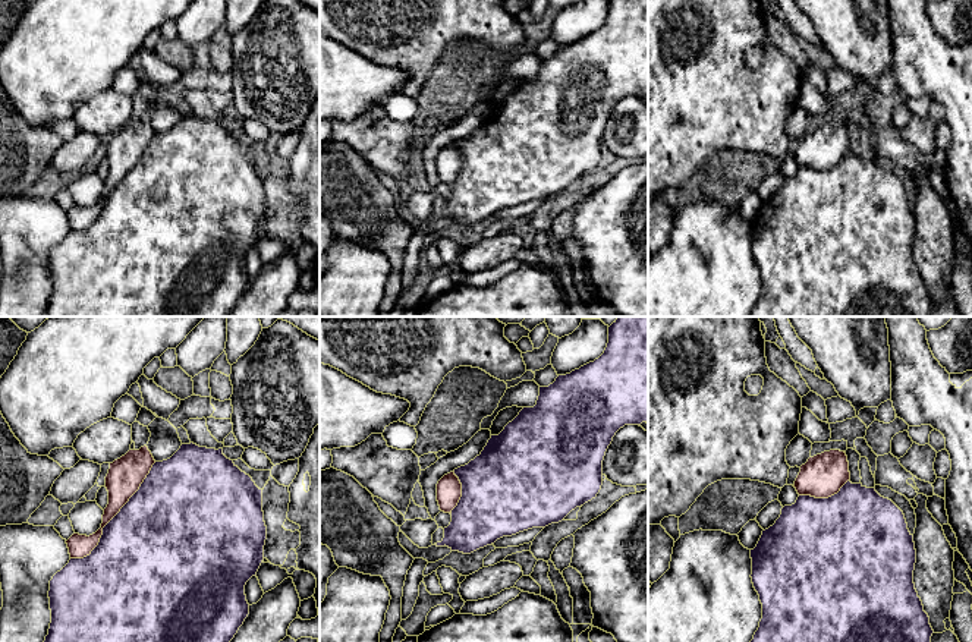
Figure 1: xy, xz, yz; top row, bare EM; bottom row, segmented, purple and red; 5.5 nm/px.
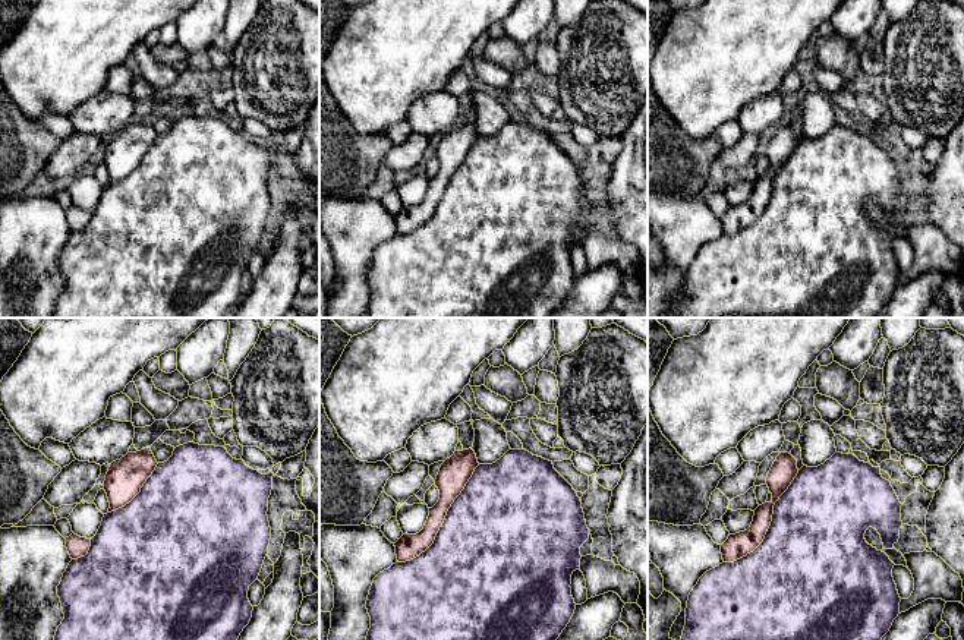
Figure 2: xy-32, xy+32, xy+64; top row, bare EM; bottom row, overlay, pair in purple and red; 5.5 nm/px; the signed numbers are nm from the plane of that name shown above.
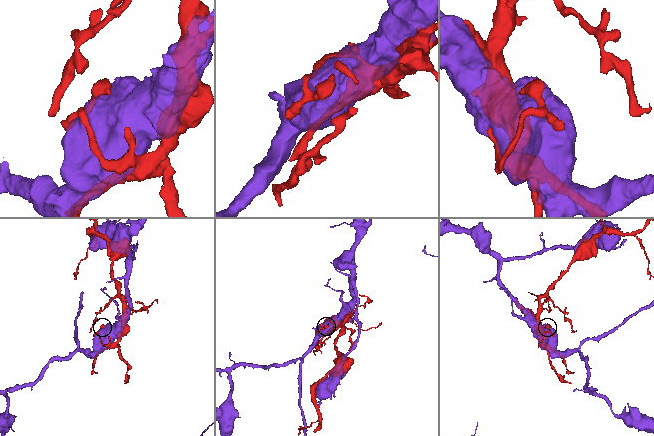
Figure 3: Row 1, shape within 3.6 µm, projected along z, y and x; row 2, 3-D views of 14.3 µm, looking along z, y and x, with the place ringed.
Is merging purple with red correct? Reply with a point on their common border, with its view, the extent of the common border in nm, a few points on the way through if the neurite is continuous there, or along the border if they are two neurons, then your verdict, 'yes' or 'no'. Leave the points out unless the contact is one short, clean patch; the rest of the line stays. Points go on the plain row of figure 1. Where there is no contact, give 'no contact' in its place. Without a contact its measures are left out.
meets purple in xy at (113, 189); contact 700 nm long; no

